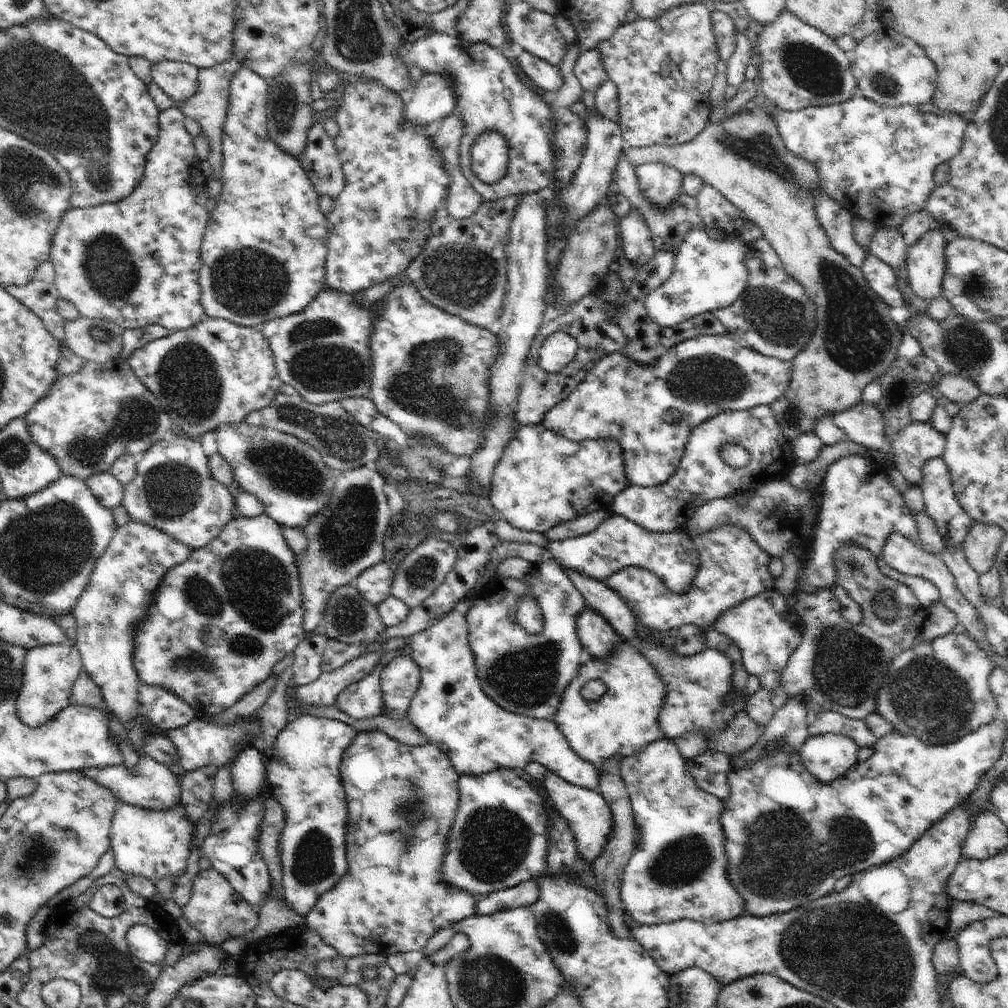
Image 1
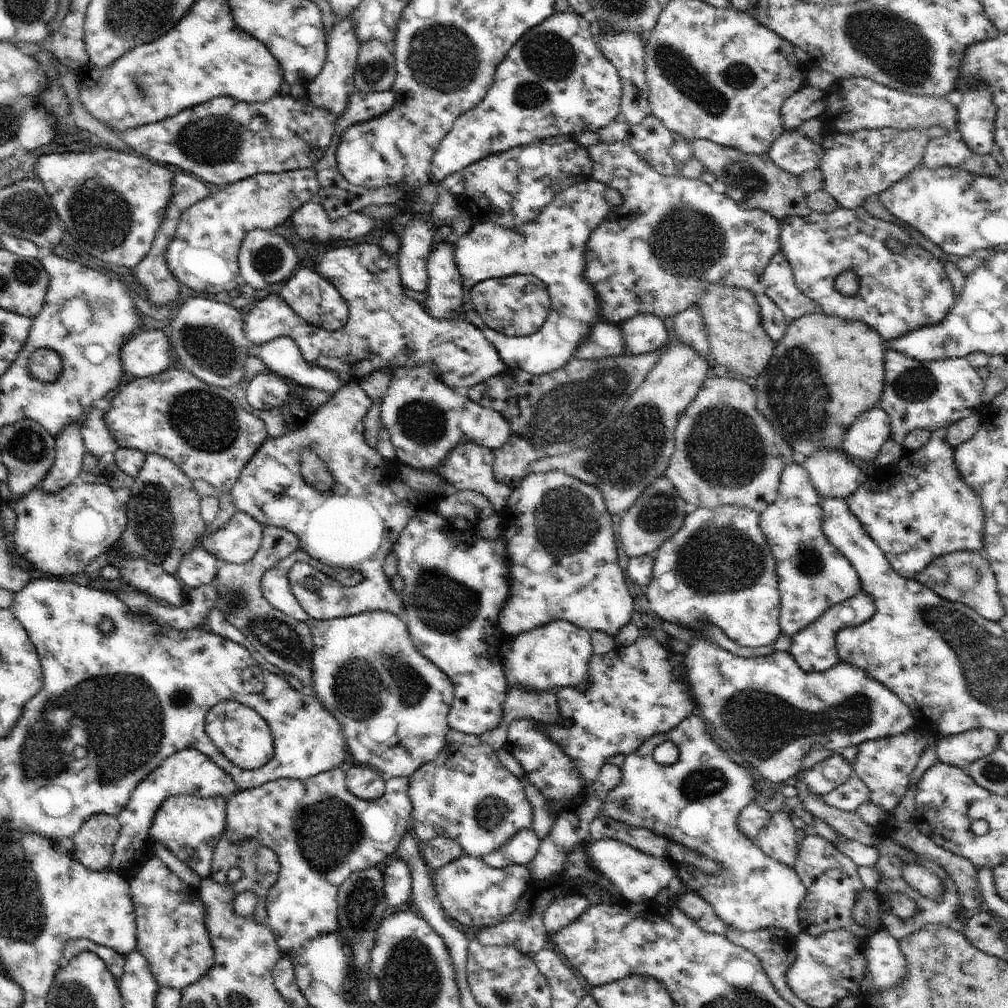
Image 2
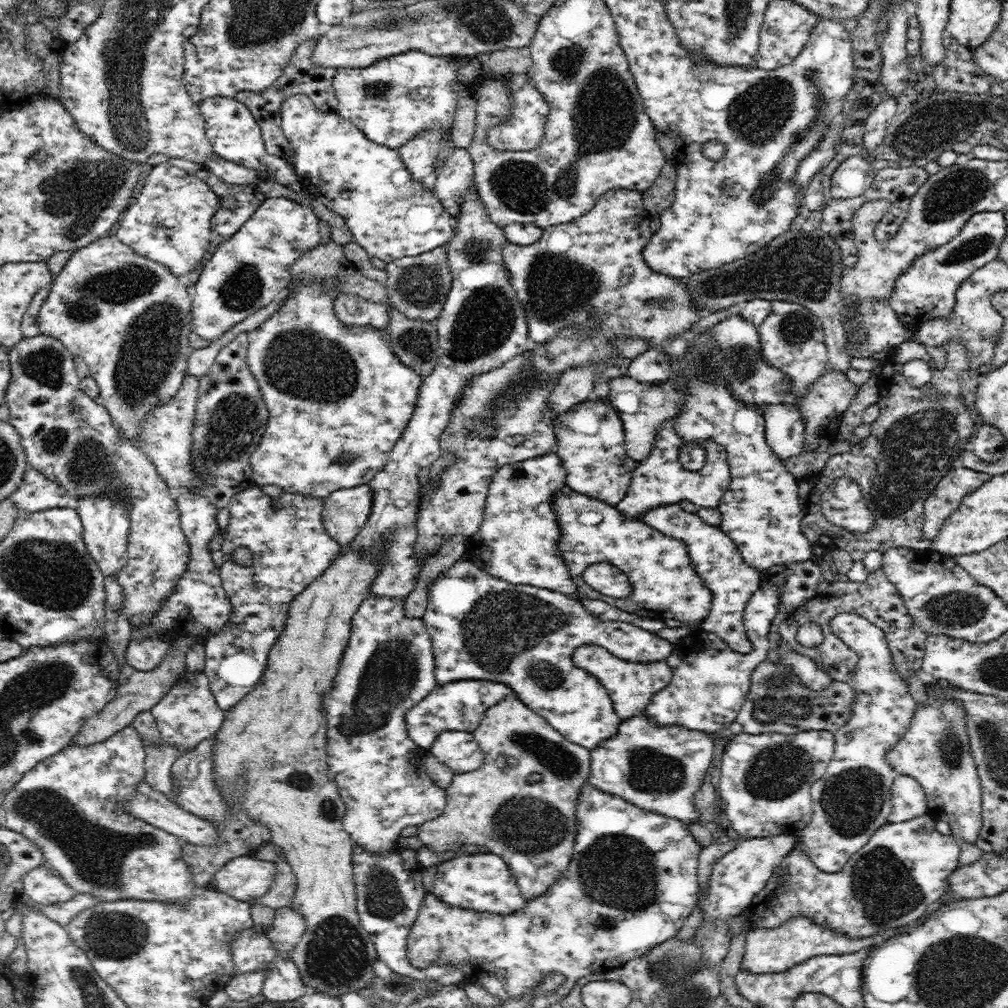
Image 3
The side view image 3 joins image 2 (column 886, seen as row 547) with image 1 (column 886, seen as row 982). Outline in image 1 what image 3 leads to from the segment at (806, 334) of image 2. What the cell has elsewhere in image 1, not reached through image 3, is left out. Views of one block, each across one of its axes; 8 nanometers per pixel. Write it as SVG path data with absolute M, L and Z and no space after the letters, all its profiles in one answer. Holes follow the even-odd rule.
M760 96L751 105L744 106L715 123L708 123L696 138L683 145L625 145L621 154L636 167L662 163L674 167L683 176L698 175L704 179L705 184L721 192L746 214L748 220L763 230L765 239L781 258L787 273L800 282L815 302L815 334L810 344L791 362L791 379L785 393L770 405L776 422L792 444L800 435L814 433L814 425L821 417L847 411L860 402L864 387L882 376L896 358L899 358L898 349L902 344L903 332L890 317L891 306L870 288L864 273L832 246L815 209L814 190L823 190L817 166L804 157L797 157L787 151L775 118L771 115L771 108L762 104L764 98Z

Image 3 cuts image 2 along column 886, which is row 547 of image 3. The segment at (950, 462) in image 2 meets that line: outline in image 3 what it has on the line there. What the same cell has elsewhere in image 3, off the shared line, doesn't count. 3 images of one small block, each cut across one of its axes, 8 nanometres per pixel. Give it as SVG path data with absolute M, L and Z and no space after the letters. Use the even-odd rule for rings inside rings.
M551 452L498 468L487 489L482 524L467 539L463 560L510 584L530 584L573 596L577 587L558 555L560 525L552 509L552 498L564 486L566 477L558 453Z

